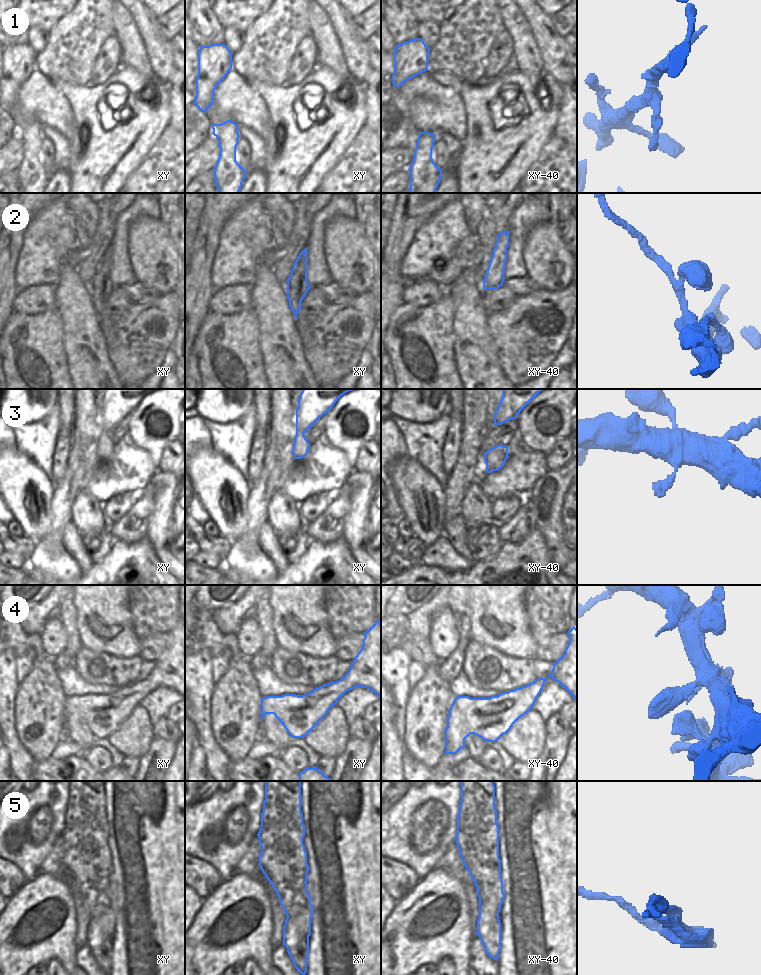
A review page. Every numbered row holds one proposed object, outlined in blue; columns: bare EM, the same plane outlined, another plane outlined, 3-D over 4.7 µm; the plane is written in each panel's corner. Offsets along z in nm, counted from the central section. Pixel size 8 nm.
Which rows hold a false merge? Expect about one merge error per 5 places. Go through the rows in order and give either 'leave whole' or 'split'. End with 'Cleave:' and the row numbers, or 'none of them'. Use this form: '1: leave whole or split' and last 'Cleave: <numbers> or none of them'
1: leave whole
2: split
3: leave whole
4: leave whole
5: split
Cleave: 2, 5

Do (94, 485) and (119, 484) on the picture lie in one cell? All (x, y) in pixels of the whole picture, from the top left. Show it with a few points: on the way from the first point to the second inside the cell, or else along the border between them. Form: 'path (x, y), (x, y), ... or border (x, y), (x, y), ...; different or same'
path (100, 484), (113, 484); same

